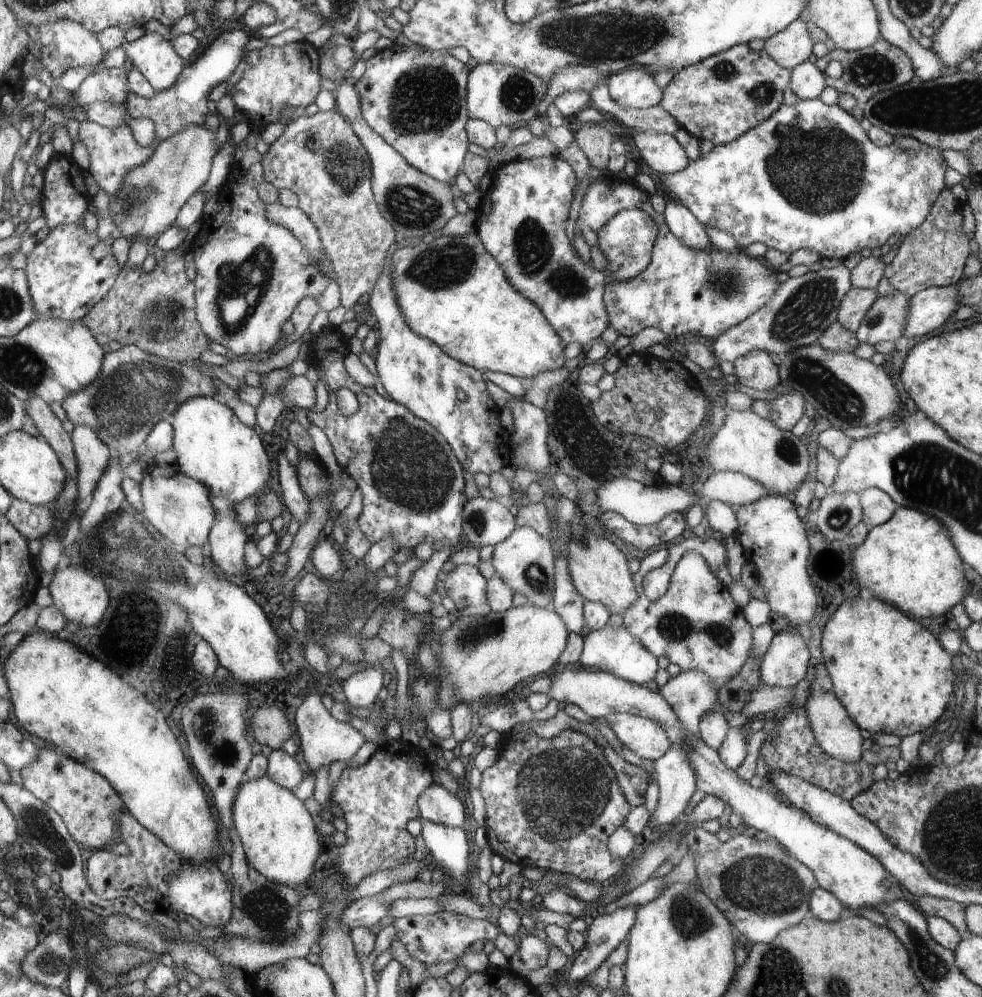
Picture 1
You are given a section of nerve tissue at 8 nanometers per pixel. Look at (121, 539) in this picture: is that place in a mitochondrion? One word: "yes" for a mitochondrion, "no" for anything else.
yes

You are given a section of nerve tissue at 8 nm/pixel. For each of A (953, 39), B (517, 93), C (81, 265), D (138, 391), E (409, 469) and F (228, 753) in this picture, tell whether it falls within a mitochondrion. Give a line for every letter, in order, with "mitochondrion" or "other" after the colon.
A: other
B: mitochondrion
C: other
D: mitochondrion
E: mitochondrion
F: mitochondrion

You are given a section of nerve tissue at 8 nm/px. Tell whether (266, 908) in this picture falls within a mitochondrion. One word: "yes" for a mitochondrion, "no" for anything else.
yes

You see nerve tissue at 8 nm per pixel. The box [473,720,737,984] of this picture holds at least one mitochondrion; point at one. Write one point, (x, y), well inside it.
(560, 792)

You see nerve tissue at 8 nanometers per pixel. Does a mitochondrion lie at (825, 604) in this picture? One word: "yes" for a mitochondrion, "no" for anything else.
no

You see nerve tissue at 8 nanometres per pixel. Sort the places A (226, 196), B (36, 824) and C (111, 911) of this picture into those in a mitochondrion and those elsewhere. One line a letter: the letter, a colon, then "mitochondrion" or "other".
A: other
B: mitochondrion
C: other

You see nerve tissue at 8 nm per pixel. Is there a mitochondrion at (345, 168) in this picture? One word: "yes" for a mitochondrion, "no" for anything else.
yes

